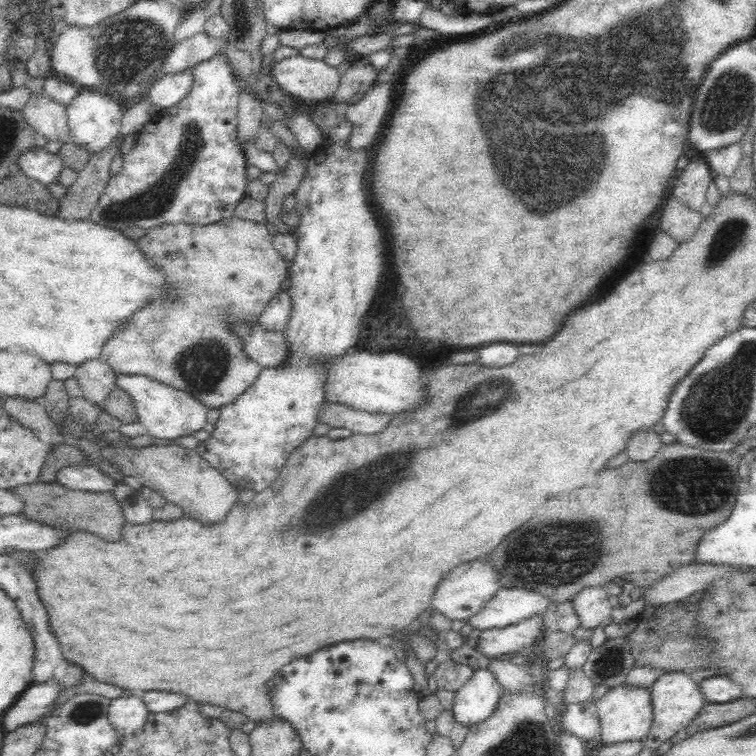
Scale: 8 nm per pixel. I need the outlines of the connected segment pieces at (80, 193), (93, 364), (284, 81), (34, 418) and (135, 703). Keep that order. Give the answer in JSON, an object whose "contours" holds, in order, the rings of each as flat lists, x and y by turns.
{"contours":[[[117,137,102,152,92,155,84,168,77,172,76,182,60,199,58,217,88,220,109,184,110,163,118,154,122,142,124,137]],[[100,356,77,365,74,378,78,380,84,397,102,405,108,393,116,386,116,374]],[[301,55,276,61,272,74,284,91,311,103,332,100,341,82,338,67]],[[5,397,6,411,18,419,25,427,34,431,34,434,50,447,62,446,66,440,55,428,52,419,46,414,44,406,32,399]],[[139,693,111,701,108,718,110,724,121,738,134,736,134,734,144,730,146,718,151,712,144,704]]]}

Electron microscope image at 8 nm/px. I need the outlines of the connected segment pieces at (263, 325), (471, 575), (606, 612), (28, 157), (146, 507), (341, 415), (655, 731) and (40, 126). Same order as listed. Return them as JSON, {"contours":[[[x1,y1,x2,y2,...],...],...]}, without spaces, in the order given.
{"contours":[[[289,289,278,291,258,317,258,326,266,332,285,333,292,316,292,295]],[[482,560,464,562,464,564,456,566,456,568,452,568,452,570,447,572,446,576,442,578,442,581,436,586,430,607,433,611,443,614,451,621,468,620,500,589,498,577,494,569,486,564,486,560,484,560,484,562,482,562]],[[588,586,582,588,570,601,578,615,582,628,598,628,610,618,613,609,609,603,609,595,602,587]],[[44,147,24,149,16,157,17,165,30,182,44,184,44,188,58,183,60,169,63,167,62,158,48,152]],[[120,482,112,493,118,503,120,503,128,525,151,522,153,519,153,508,140,490,132,489]],[[324,398,317,408,315,419,328,428,349,428,353,433,374,434,382,430,392,414,358,410,342,402,332,402]],[[666,671,649,687,653,708,653,724,644,742,652,749,657,749,664,741,682,730,705,703,697,684,684,671]],[[31,93,29,97,21,110,26,124,32,126,48,140,61,140,64,144,69,142,66,107,49,98,46,93]]]}

